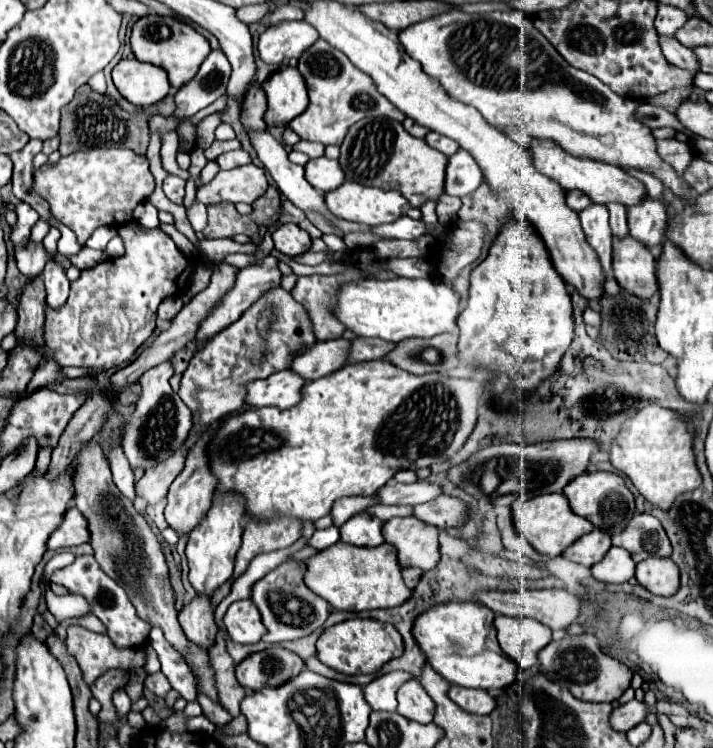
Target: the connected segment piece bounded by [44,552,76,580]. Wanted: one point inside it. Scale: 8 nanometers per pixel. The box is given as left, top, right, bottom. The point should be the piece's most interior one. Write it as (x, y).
(63, 559)

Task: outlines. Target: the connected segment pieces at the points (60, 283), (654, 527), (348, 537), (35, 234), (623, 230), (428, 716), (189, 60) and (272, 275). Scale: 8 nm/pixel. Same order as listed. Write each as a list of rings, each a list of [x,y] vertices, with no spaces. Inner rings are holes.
[[[48,262],[44,268],[44,274],[40,276],[46,286],[46,304],[54,310],[62,308],[68,300],[68,278],[66,272],[60,268],[58,262]]]
[[[634,514],[620,534],[612,536],[614,546],[626,548],[634,562],[642,562],[648,556],[666,558],[672,554],[670,540],[658,518],[652,514]]]
[[[360,512],[340,526],[340,540],[352,546],[380,546],[384,542],[380,528],[382,520]]]
[[[36,222],[36,226],[32,228],[32,234],[30,234],[30,240],[34,242],[34,244],[40,244],[42,240],[44,240],[44,236],[48,234],[48,230],[50,230],[50,224],[46,224],[46,222]]]
[[[610,202],[606,204],[608,212],[610,212],[610,228],[614,236],[626,236],[628,234],[628,226],[626,226],[626,208],[622,204]]]
[[[408,680],[398,690],[398,714],[408,720],[428,724],[434,718],[434,702],[418,680]]]
[[[150,14],[148,18],[140,18],[132,26],[130,44],[132,44],[132,52],[138,60],[150,62],[154,66],[162,66],[168,72],[170,84],[174,88],[180,88],[180,86],[184,86],[184,82],[192,80],[194,74],[198,72],[200,64],[210,54],[210,44],[200,32],[196,32],[192,26],[188,26],[184,22],[178,22],[176,18],[158,16],[158,14]]]
[[[268,256],[262,266],[246,266],[242,270],[238,270],[236,274],[236,282],[234,286],[224,294],[224,298],[210,310],[210,314],[200,322],[198,326],[198,332],[194,336],[194,342],[200,342],[200,340],[208,340],[212,338],[214,334],[218,334],[220,330],[224,330],[228,324],[236,322],[236,318],[240,318],[240,314],[244,314],[244,310],[256,302],[256,298],[260,298],[260,294],[264,294],[264,290],[270,290],[272,286],[278,286],[280,284],[280,270],[278,270],[278,260],[274,256]]]

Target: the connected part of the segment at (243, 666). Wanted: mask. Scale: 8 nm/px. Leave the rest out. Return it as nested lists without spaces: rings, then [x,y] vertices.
[[[272,646],[264,652],[250,654],[236,666],[236,678],[246,690],[262,690],[262,688],[278,688],[284,682],[294,680],[304,670],[304,660],[282,648]]]

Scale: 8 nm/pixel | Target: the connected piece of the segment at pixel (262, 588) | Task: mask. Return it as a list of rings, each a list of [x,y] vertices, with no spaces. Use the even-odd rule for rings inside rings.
[[[286,560],[252,586],[252,602],[260,610],[262,622],[268,628],[268,634],[262,636],[264,642],[278,644],[286,640],[298,640],[312,634],[316,628],[320,628],[326,622],[330,614],[330,606],[322,598],[316,598],[316,594],[312,594],[304,586],[302,572],[304,572],[302,562]]]

